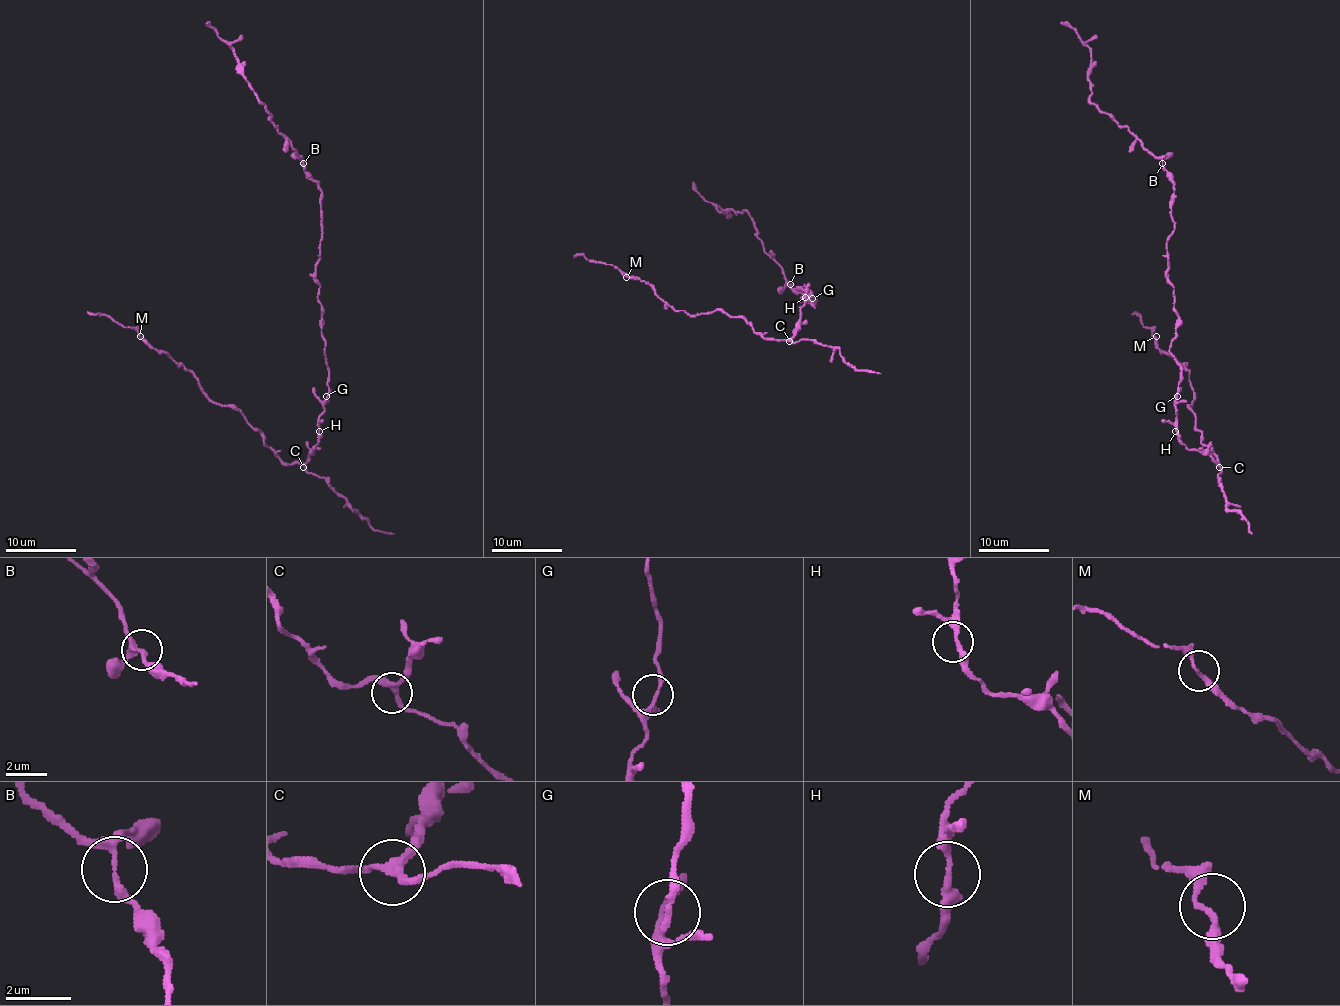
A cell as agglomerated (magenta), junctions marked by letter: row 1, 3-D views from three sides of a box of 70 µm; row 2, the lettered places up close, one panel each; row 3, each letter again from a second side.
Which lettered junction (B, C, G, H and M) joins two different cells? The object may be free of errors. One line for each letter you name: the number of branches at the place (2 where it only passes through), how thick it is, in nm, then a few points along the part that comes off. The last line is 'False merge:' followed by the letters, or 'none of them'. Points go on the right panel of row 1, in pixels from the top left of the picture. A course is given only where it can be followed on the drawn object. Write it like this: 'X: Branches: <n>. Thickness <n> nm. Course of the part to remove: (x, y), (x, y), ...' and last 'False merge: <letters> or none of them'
False merge: none of them

